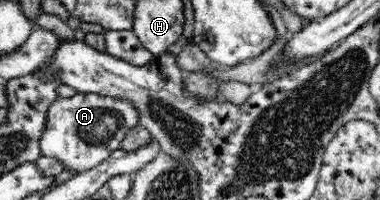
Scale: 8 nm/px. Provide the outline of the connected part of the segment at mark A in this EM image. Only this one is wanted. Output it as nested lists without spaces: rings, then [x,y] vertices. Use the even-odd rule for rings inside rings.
[[[77,93],[68,99],[59,98],[50,105],[46,129],[40,137],[42,156],[55,157],[65,164],[65,171],[82,175],[103,163],[121,143],[126,133],[138,125],[135,105],[125,99],[103,97],[96,93]]]

